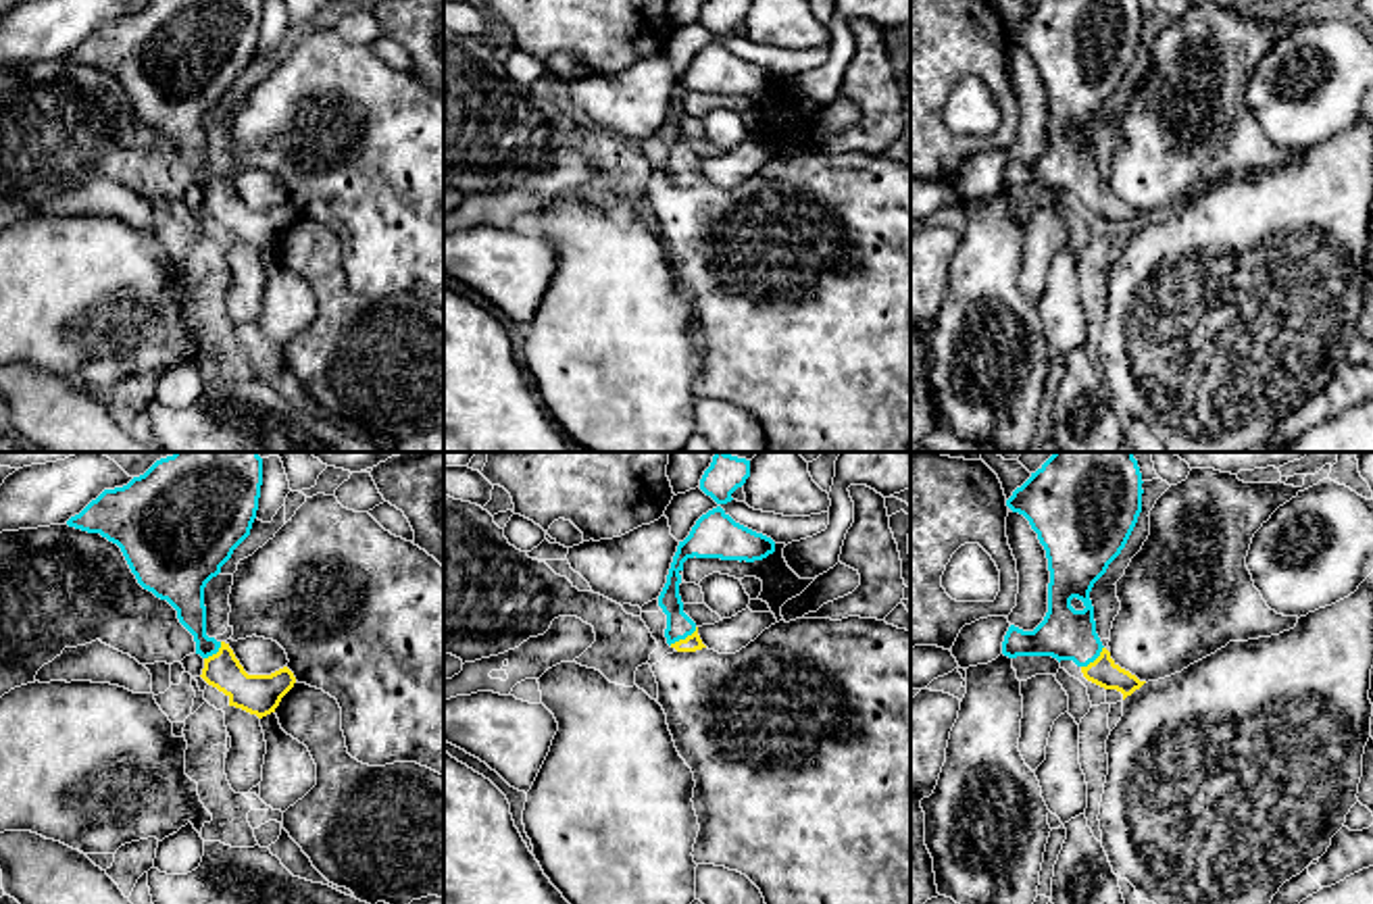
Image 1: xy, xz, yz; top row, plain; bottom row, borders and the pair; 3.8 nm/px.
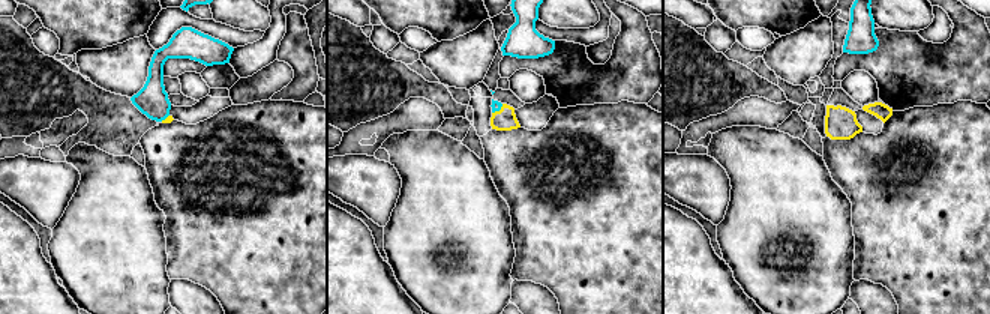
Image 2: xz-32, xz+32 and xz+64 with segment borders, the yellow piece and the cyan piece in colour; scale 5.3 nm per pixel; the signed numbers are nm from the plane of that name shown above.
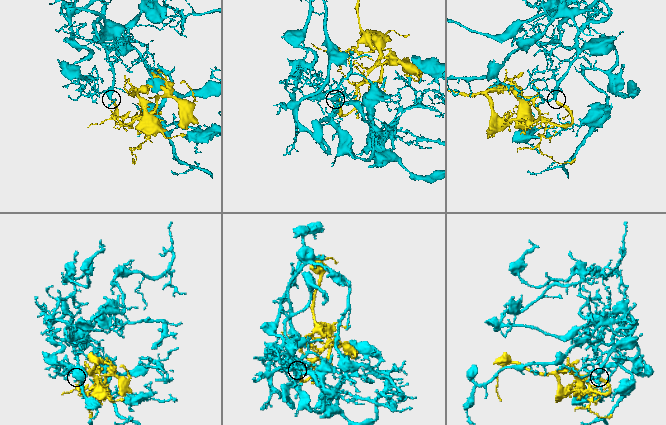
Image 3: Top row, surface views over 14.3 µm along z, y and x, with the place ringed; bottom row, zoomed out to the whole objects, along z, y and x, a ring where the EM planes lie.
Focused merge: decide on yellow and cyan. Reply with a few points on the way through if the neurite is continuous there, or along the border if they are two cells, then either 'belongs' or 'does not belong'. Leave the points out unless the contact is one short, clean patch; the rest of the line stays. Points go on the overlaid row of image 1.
way xz (692, 642), (682, 640), (680, 625); belongs

